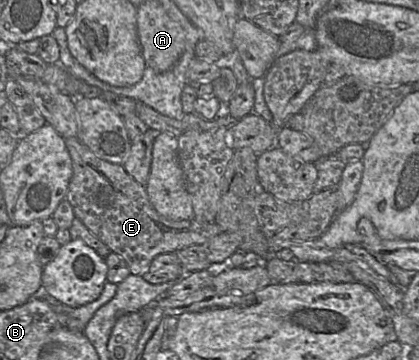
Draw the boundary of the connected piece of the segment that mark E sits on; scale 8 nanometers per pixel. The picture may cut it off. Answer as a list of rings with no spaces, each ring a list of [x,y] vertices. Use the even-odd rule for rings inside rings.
[[[77,137],[64,140],[73,169],[66,199],[75,217],[126,262],[132,275],[142,276],[158,255],[202,245],[222,232],[215,222],[205,223],[195,219],[172,221],[161,216],[151,204],[146,188],[137,183],[122,164],[98,158]]]

